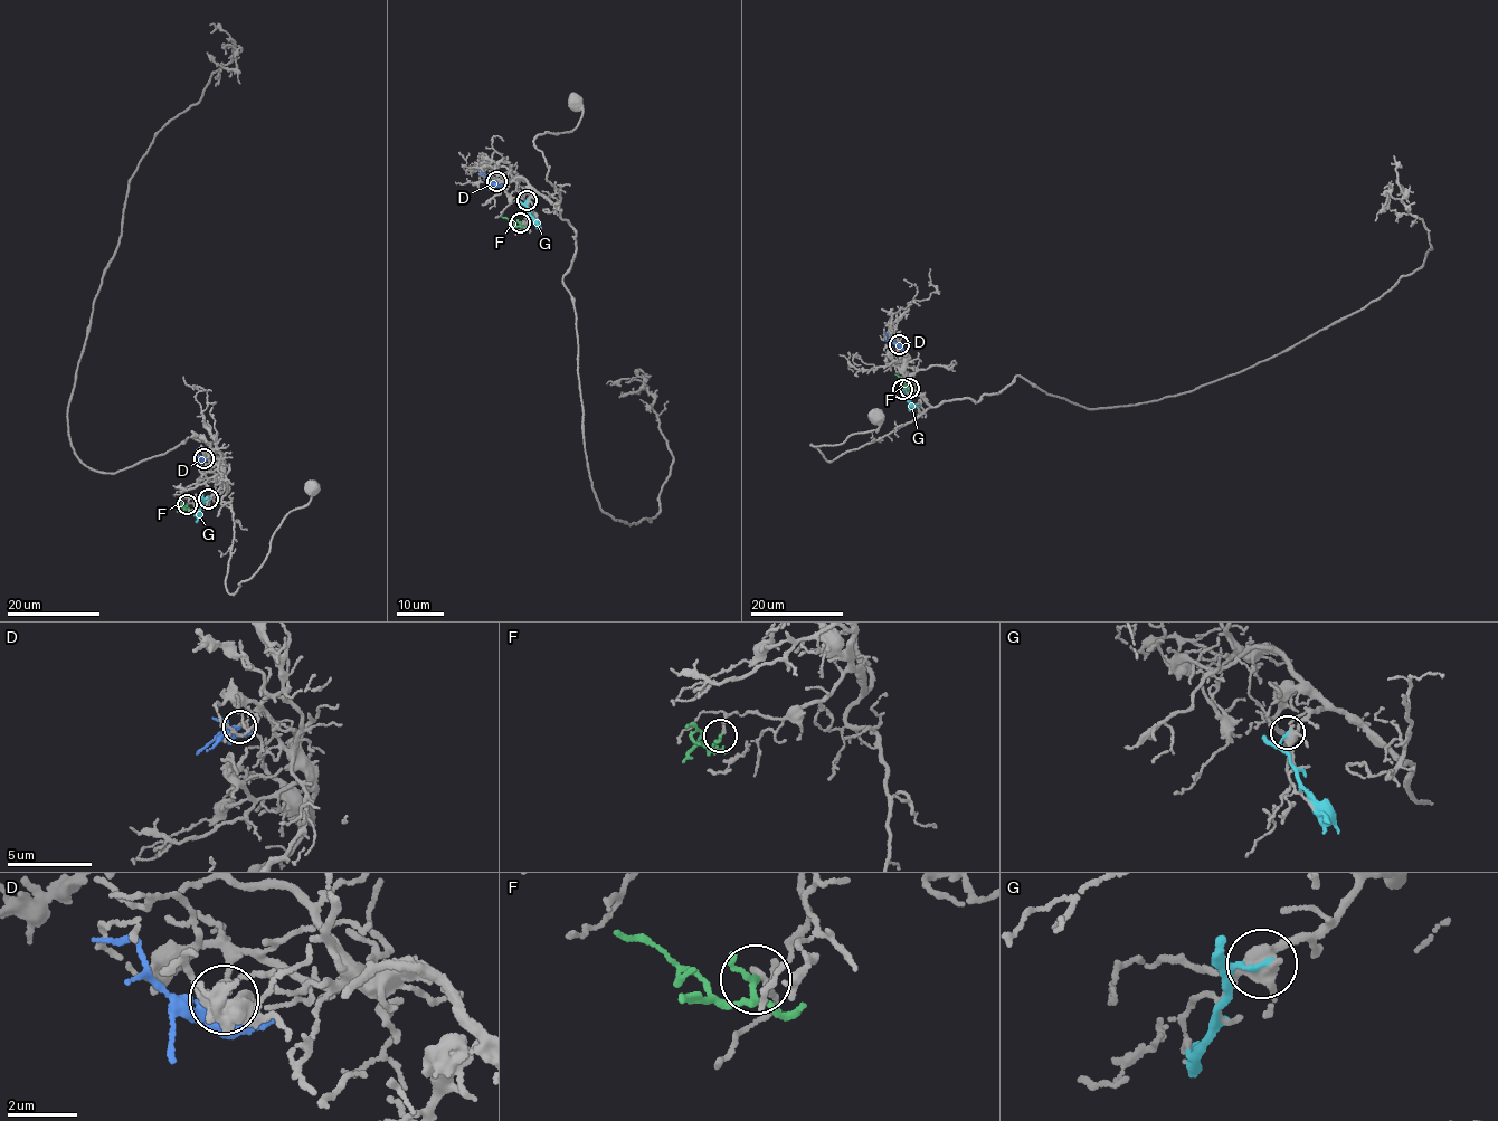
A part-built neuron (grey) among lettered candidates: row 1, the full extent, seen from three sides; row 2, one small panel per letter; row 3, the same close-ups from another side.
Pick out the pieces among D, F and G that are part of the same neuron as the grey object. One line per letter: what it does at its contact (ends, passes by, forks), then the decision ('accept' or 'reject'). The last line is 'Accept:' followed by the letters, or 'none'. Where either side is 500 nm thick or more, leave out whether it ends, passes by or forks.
D: it passes by; reject
F: it forks there; reject
G: it ends there; reject
Accept: none

